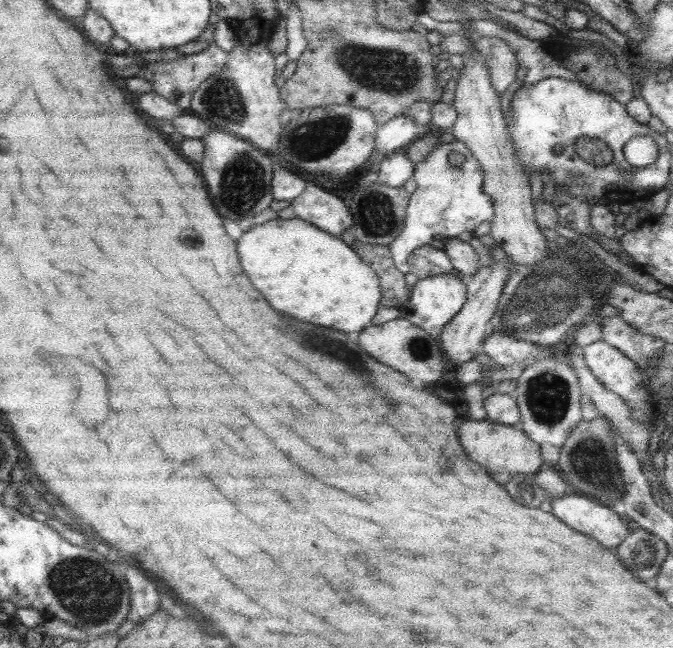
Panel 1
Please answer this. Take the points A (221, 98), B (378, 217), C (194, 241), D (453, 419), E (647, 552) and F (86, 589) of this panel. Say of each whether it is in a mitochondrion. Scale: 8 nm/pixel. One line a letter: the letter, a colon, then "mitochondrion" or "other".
A: mitochondrion
B: mitochondrion
C: other
D: other
E: mitochondrion
F: mitochondrion

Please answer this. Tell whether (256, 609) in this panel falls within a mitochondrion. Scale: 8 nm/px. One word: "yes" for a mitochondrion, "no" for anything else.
no

